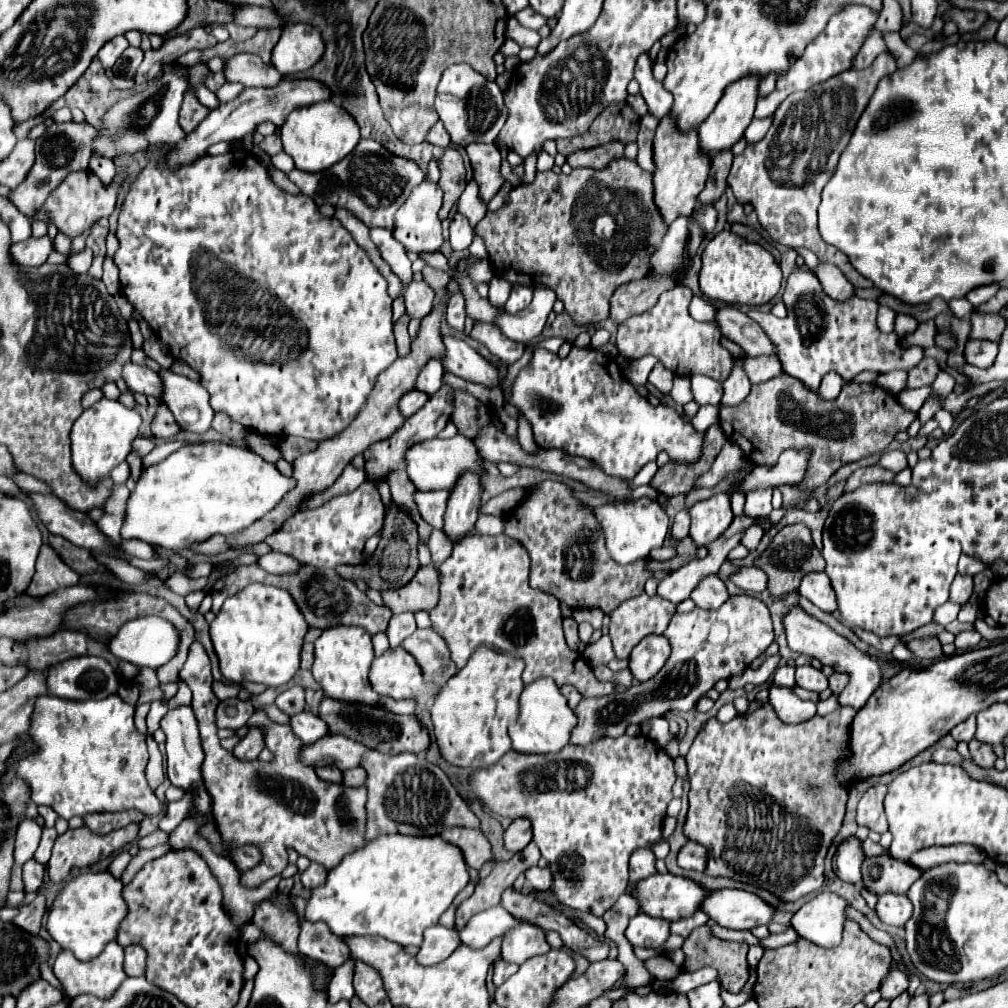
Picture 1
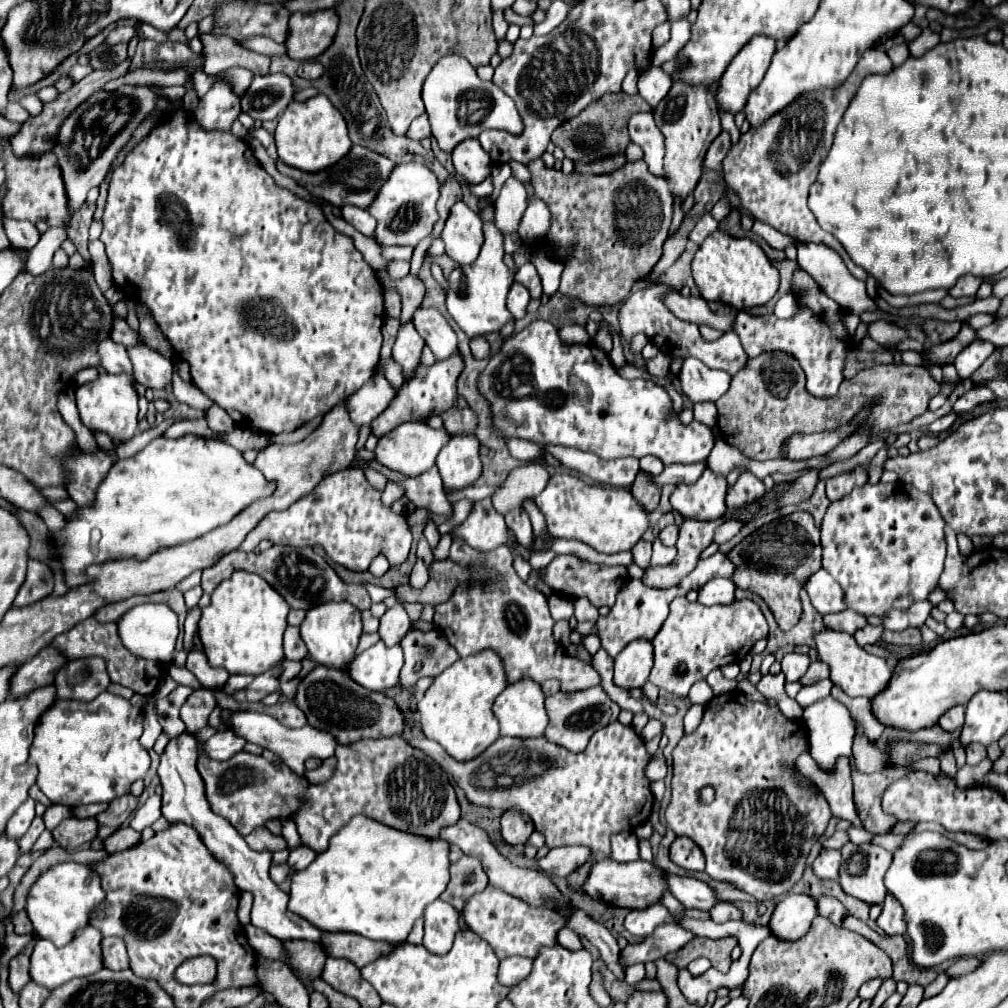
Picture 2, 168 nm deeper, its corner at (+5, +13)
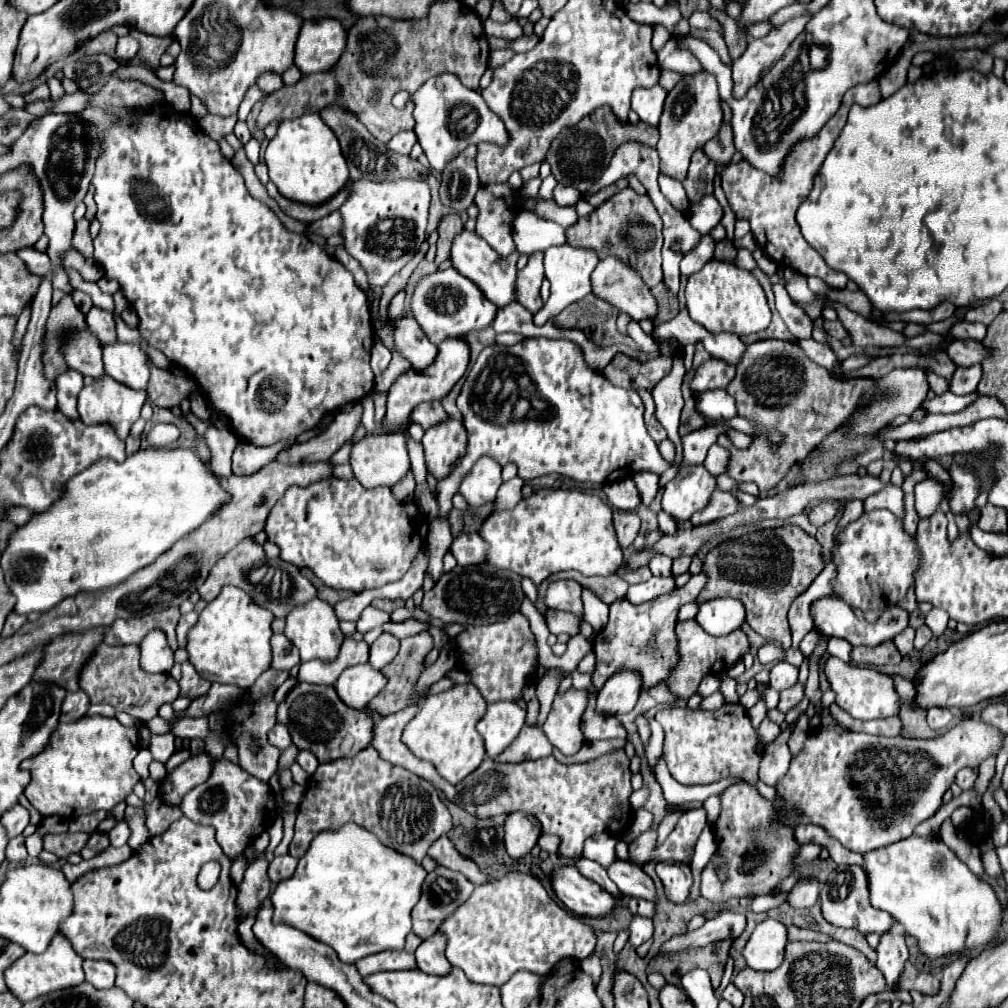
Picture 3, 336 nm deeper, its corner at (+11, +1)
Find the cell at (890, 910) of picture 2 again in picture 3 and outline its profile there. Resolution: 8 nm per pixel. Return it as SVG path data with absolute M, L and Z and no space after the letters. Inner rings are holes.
M893 929L883 933L875 951L877 951L877 963L875 965L885 975L887 987L891 989L899 979L903 963L909 959L905 935L901 931L893 931Z

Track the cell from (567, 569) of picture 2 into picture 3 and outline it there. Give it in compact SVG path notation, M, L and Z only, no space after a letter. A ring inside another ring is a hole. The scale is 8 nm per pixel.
M573 579L553 581L547 591L547 605L549 605L549 609L561 609L561 611L569 611L577 617L583 617L581 593L583 593L583 587Z

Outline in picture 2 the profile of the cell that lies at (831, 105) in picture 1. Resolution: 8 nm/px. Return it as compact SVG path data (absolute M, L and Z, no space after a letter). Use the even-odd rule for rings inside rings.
M869 49L853 69L849 79L841 85L841 89L835 91L823 89L799 97L785 111L765 121L765 125L757 129L749 129L745 135L741 135L739 143L733 145L727 157L723 159L723 175L727 187L741 197L743 209L751 213L753 219L759 219L775 227L777 231L793 237L797 243L829 245L841 255L851 275L861 281L867 279L867 273L849 259L847 251L831 233L823 231L817 225L813 213L807 207L807 197L809 197L809 187L817 179L819 165L825 161L833 145L837 125L843 119L843 113L849 107L853 95L857 93L861 81L869 73L885 75L889 73L889 69L893 69L893 63L887 57L887 53L883 53L881 49Z

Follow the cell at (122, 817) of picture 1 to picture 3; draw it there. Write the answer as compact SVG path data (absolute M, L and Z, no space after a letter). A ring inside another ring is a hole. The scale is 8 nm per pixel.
M93 831L93 833L89 835L89 841L87 841L87 845L81 849L81 857L83 857L83 859L91 859L91 857L95 857L97 853L105 851L109 845L111 845L111 843L109 843L109 837L107 837L107 833Z

